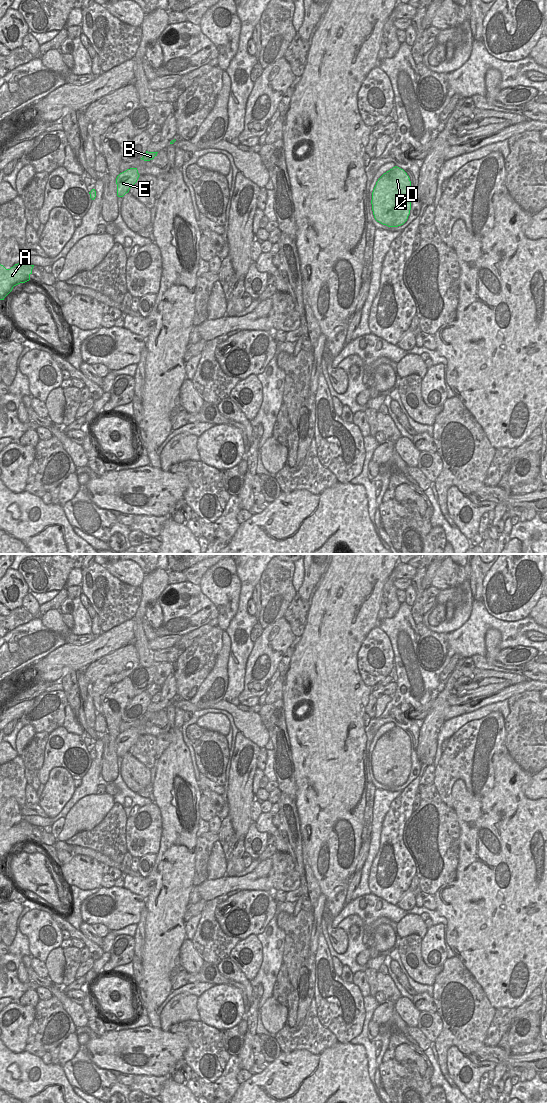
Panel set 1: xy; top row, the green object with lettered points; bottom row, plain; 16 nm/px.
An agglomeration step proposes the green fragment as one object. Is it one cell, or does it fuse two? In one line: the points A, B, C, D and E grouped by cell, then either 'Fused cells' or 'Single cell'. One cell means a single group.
Groups: A B C D E. Single cell.

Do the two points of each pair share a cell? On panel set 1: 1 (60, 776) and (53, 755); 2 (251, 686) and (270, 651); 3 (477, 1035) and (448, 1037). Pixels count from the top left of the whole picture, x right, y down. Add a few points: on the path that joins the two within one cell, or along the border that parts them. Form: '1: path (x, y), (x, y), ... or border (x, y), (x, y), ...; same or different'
1: border (73, 777), (64, 768), (54, 767), (44, 784); different
2: path (257, 677), (263, 660); same
3: path (470, 1034), (460, 1034), (455, 1037); same

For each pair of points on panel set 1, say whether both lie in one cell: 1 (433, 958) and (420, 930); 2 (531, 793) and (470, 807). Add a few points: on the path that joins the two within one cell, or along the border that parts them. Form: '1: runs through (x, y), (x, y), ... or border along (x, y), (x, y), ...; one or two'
1: border along (427, 929), (422, 939); two
2: border along (534, 774), (525, 790), (525, 795), (531, 800); two

